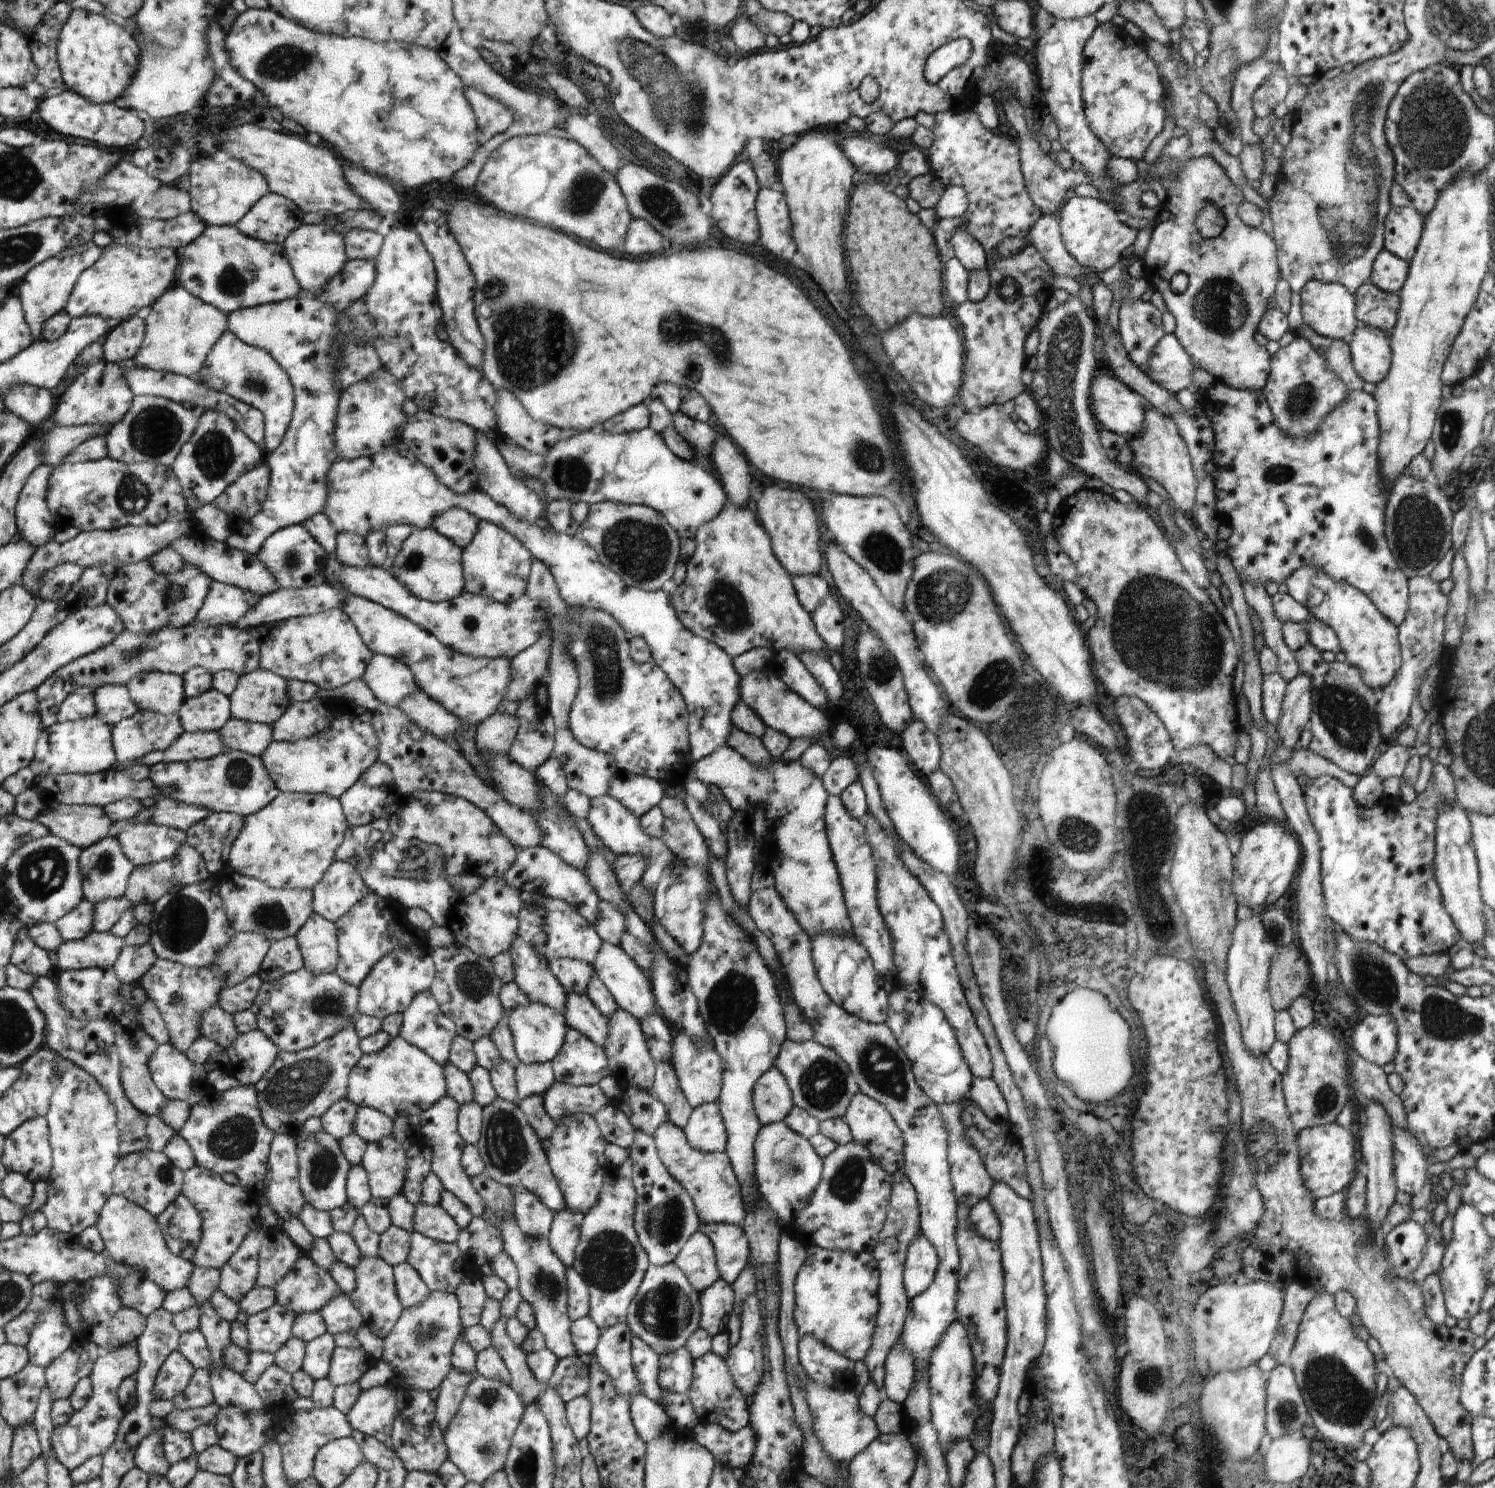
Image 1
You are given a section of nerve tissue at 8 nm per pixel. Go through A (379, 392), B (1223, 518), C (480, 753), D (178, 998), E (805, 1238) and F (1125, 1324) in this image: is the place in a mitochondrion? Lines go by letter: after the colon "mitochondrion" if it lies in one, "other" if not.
A: mitochondrion
B: other
C: other
D: mitochondrion
E: other
F: other

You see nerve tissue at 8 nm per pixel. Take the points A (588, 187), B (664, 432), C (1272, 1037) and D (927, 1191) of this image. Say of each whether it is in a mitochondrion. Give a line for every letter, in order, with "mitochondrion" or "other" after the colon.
A: mitochondrion
B: other
C: other
D: other

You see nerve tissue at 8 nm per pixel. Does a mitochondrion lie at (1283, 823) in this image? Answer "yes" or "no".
no

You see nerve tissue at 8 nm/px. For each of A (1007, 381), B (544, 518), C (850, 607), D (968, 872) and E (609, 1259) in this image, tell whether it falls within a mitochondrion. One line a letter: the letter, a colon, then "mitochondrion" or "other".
A: other
B: other
C: other
D: other
E: mitochondrion

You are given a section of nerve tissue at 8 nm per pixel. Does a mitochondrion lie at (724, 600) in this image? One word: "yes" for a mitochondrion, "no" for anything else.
yes

